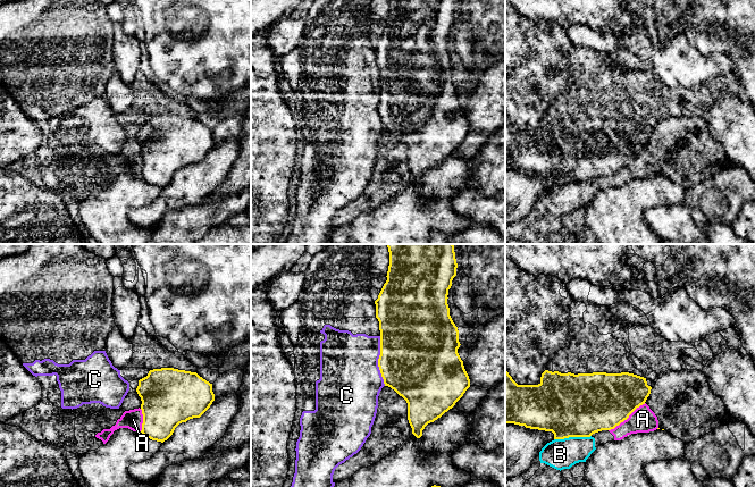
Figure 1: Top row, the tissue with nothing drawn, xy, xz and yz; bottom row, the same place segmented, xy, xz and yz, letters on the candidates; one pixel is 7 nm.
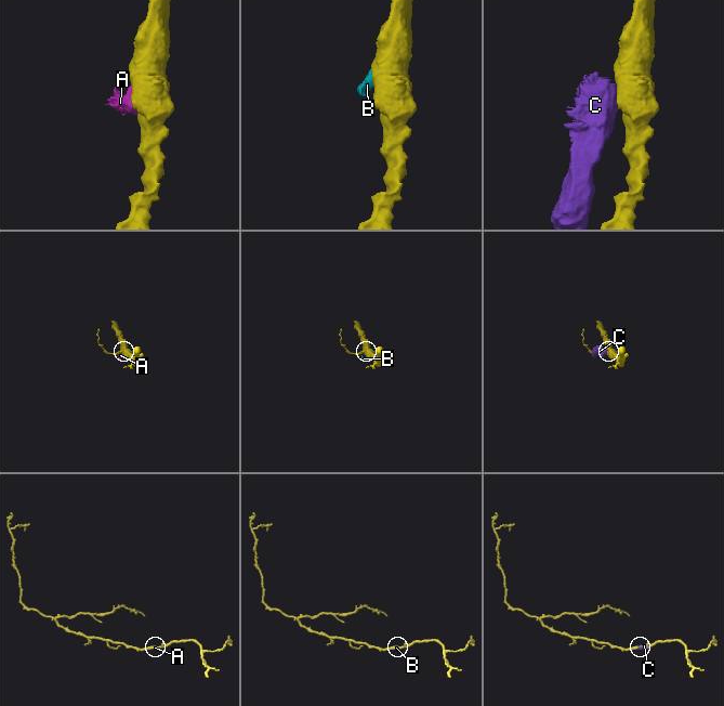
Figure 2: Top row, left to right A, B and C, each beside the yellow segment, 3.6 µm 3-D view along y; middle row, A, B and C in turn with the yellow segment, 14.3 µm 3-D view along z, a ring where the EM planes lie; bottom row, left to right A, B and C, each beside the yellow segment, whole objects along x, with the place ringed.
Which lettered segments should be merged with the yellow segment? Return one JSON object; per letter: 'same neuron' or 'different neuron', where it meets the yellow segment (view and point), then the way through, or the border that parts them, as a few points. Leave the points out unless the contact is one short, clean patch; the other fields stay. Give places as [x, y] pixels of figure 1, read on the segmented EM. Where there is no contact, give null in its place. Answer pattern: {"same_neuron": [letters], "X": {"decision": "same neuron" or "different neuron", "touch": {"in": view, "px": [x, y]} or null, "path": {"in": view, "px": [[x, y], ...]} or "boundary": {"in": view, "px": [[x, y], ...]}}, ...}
{"same_neuron": [], "A": {"decision": "different neuron", "touch": {"in": "yz", "px": [627, 418]}, "boundary": {"in": "yz", "px": [[645, 403], [640, 404], [626, 419], [609, 430]]}}, "B": {"decision": "different neuron", "touch": {"in": "yz", "px": [572, 436]}}, "C": {"decision": "different neuron", "touch": {"in": "xz", "px": [378, 361]}}}

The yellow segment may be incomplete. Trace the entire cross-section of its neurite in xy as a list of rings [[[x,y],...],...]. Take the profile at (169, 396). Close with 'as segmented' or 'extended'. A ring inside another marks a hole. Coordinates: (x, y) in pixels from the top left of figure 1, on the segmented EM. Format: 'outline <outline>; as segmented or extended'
outline [[[174,368],[150,370],[136,392],[142,401],[141,433],[161,443],[179,423],[200,418],[215,401],[212,384],[196,372]]]; as segmented

